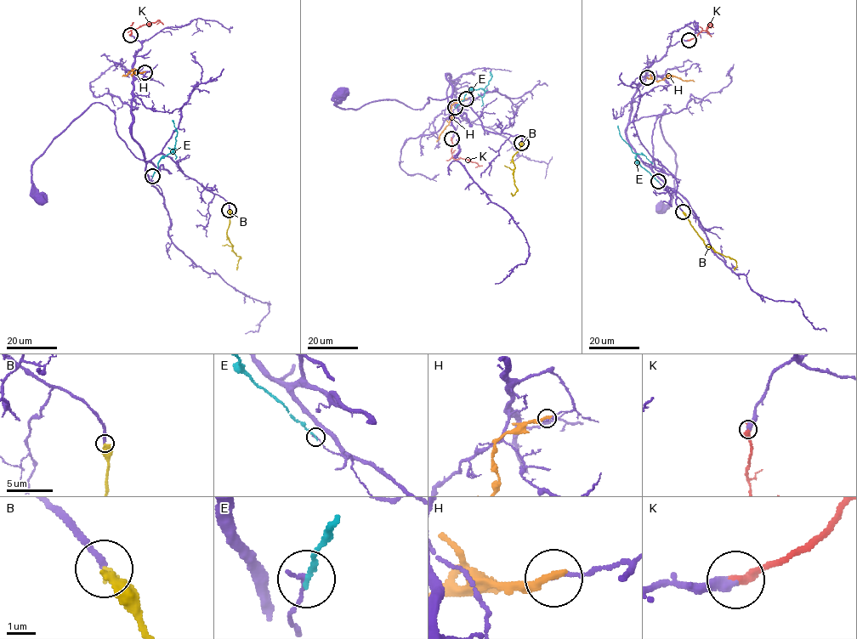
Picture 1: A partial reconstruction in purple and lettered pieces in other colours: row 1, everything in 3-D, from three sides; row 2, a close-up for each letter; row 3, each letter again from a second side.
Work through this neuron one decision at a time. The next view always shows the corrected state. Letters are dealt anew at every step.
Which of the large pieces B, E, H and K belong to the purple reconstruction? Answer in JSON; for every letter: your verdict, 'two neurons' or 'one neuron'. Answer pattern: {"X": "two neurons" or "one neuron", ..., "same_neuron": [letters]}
{"B": "one neuron", "E": "two neurons", "H": "two neurons", "K": "one neuron", "same_neuron": ["B", "K"]}

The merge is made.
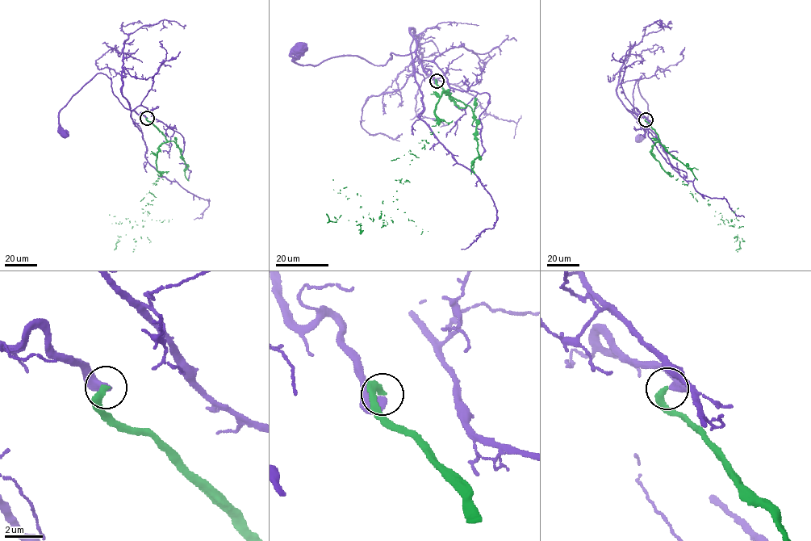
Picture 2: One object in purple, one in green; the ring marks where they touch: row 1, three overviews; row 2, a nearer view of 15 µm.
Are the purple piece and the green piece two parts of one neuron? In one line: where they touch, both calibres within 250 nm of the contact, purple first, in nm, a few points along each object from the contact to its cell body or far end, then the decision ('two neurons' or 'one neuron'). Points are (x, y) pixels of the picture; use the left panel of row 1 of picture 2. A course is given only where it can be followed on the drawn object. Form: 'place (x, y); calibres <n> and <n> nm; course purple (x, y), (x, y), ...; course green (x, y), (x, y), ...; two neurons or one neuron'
place (147, 118); calibres 500 and 340 nm; course purple (147, 118), (127, 109), (113, 94), (111, 81), (98, 73), (60, 111), (59, 124), (63, 133); course green (147, 118), (170, 140), (159, 147), (160, 174), (140, 201), (150, 204), (144, 226), (119, 236), (114, 249); one neuron

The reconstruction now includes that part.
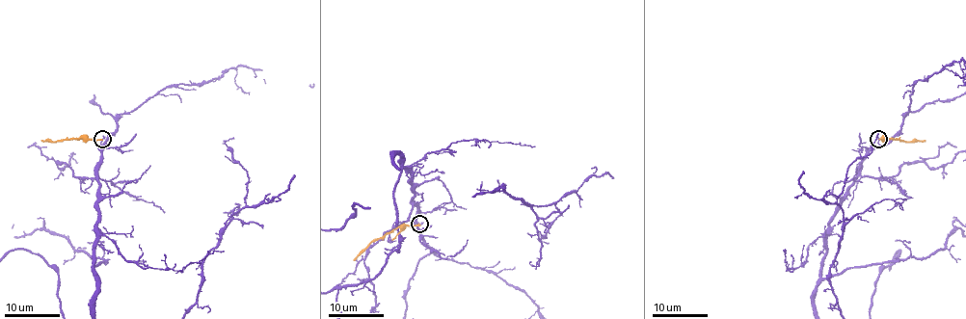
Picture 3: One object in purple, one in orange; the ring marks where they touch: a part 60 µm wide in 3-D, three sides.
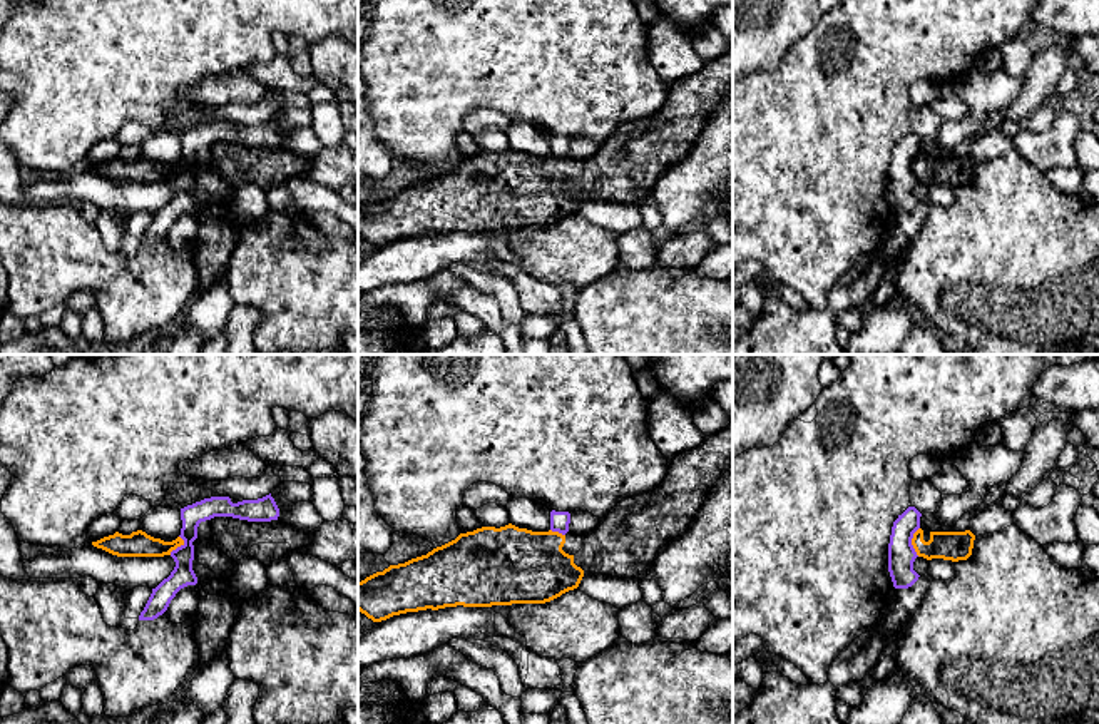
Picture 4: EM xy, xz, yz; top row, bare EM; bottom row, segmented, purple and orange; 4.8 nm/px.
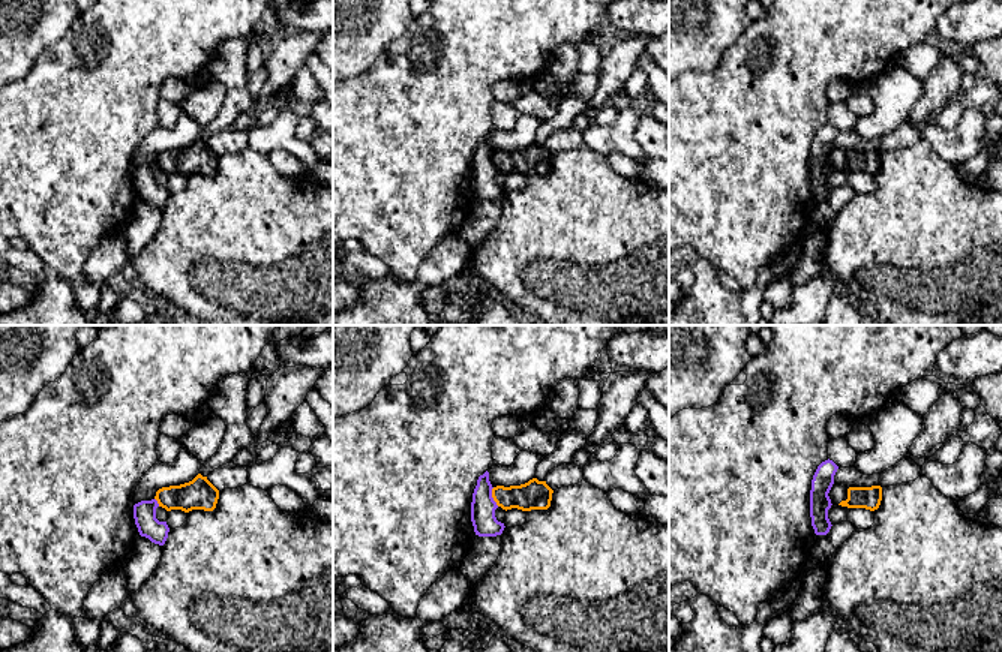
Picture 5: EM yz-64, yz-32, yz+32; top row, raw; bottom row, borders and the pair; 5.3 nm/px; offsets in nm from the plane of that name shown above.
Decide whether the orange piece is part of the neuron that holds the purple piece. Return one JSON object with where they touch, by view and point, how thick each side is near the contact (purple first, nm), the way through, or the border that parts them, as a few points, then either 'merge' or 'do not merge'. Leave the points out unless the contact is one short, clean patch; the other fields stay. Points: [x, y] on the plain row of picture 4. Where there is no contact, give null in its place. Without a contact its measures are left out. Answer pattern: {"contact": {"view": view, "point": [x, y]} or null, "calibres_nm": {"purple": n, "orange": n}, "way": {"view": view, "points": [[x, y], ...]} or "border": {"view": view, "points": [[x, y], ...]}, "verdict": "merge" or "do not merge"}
{"contact": {"view": "yz", "point": [910, 168]}, "calibres_nm": {"purple": 130, "orange": 140}, "border": {"view": "yz", "points": [[919, 152], [912, 164], [917, 181]]}, "verdict": "do not merge"}

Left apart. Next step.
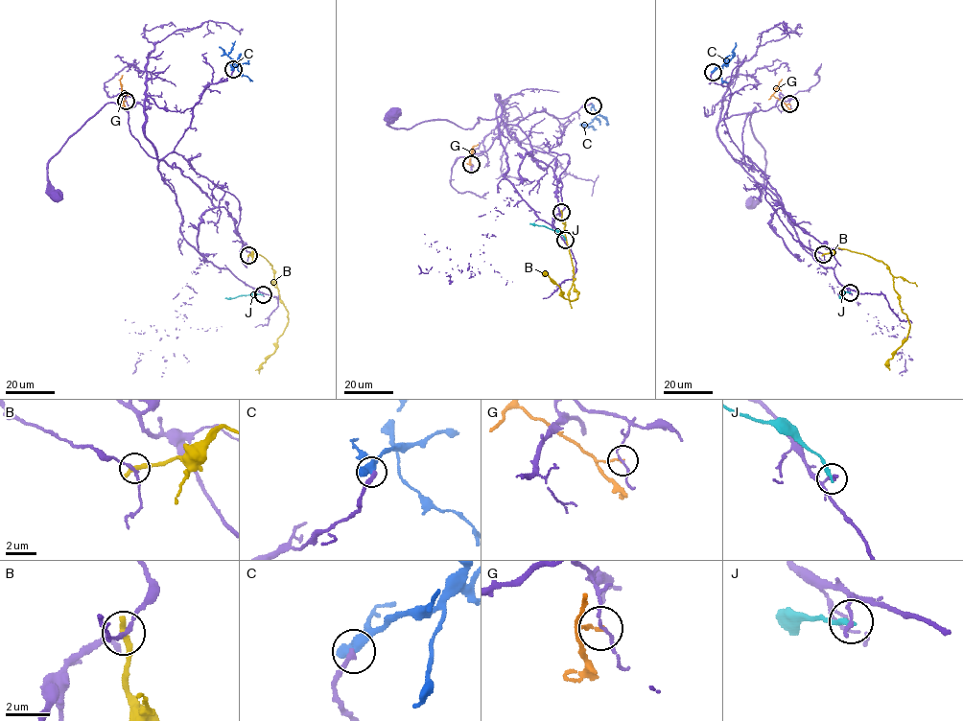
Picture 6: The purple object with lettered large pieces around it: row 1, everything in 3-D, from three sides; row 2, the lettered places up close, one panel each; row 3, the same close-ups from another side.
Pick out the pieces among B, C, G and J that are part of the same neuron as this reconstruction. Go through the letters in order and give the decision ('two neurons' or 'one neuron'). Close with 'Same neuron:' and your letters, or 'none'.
B: two neurons
C: two neurons
G: two neurons
J: two neurons
Same neuron: none

